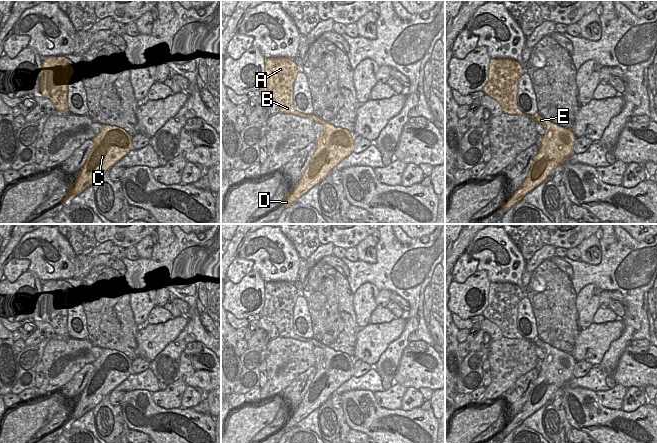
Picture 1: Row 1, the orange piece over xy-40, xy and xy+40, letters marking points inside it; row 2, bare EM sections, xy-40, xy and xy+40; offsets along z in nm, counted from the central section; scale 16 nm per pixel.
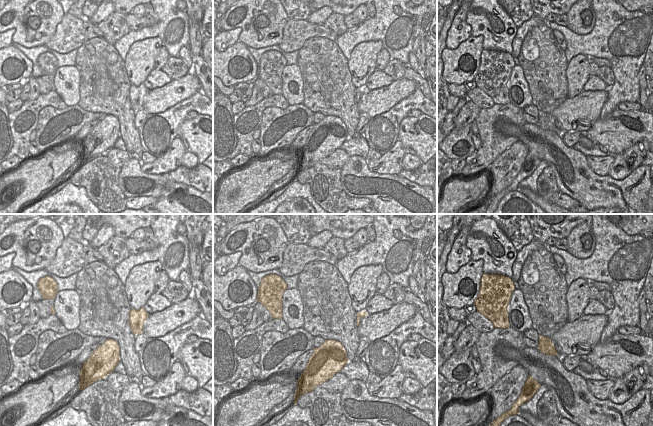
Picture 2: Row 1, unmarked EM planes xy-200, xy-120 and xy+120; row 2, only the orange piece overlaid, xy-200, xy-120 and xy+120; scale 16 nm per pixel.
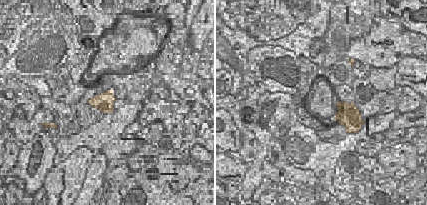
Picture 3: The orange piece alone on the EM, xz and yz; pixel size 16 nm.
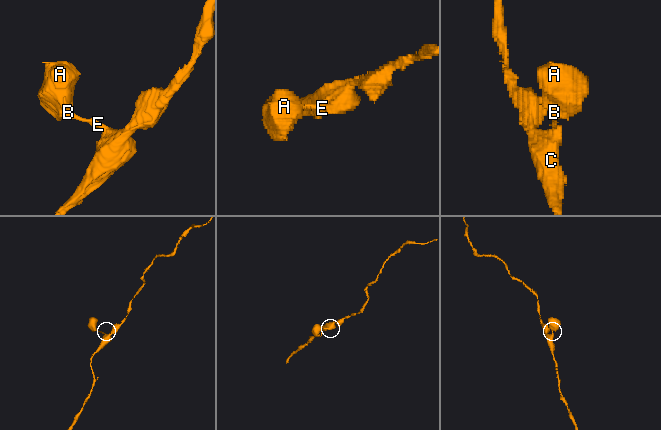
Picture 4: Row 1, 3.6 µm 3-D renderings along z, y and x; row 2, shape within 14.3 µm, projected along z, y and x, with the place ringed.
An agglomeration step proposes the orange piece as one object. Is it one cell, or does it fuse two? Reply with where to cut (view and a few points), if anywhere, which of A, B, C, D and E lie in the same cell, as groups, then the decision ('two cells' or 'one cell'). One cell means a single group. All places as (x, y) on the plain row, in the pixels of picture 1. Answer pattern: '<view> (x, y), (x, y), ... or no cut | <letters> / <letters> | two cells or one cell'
no cut | A B C D E | one cell

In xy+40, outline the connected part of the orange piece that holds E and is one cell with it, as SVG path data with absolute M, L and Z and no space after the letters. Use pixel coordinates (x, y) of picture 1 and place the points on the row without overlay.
M490 283L488 306L483 311L484 318L495 323L505 338L523 339L546 350L545 358L540 361L538 378L534 382L528 400L521 411L501 432L507 436L522 425L525 419L538 411L552 395L573 378L576 364L571 353L558 350L538 338L526 339L518 333L518 306L523 298L521 289L512 283Z

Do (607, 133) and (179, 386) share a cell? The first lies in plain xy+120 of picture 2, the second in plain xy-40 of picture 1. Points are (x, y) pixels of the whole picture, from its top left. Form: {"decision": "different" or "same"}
{"decision": "different"}

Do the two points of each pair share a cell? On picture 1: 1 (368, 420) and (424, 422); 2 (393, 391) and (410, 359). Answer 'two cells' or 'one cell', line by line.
1: one cell
2: two cells

